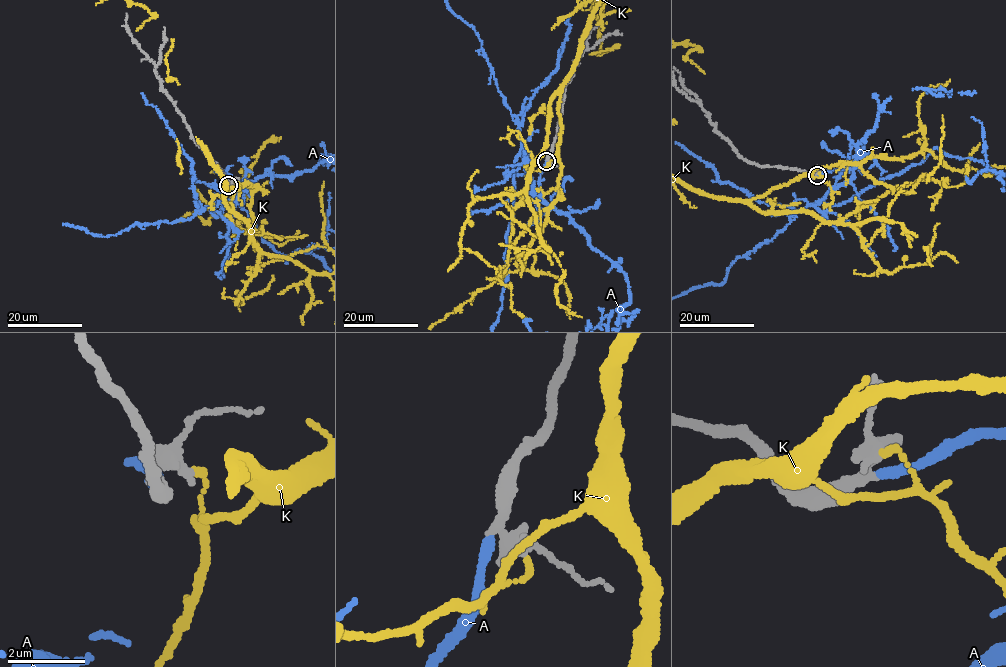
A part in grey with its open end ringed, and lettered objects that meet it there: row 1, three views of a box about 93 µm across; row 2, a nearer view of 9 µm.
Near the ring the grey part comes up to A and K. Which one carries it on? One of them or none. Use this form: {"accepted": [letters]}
{"accepted": ["A"]}

